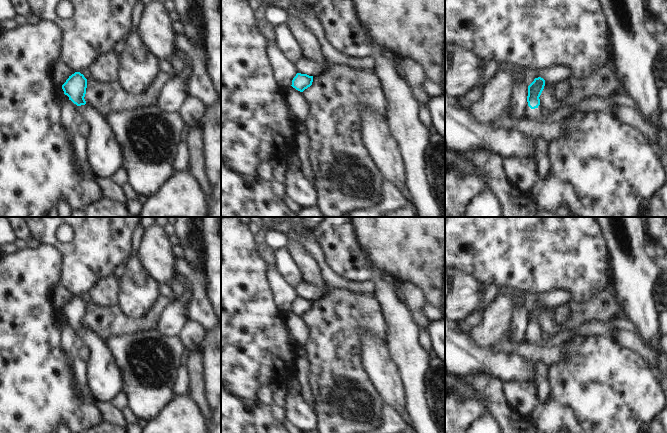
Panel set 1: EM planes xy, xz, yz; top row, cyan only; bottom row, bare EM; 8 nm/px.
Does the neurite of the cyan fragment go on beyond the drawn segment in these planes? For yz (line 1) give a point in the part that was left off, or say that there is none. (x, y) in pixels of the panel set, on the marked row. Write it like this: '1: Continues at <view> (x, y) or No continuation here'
1: Continues at yz (535, 113)

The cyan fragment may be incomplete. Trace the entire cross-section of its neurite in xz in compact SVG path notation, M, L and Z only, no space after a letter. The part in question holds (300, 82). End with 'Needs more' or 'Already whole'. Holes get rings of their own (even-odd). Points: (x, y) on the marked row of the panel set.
M297 73L292 80L291 86L300 92L303 92L305 89L307 89L312 85L312 82L313 82L313 76Z. Already whole

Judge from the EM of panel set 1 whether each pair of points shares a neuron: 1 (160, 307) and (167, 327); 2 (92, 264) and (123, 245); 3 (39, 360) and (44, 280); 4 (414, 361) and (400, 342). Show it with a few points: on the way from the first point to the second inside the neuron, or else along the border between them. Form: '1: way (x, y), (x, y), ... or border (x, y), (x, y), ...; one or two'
1: border (175, 297), (175, 300), (163, 312), (157, 328); two
2: way (100, 256), (111, 245), (115, 245); one
3: way (39, 340), (39, 300); one
4: way (410, 356), (404, 347); one

